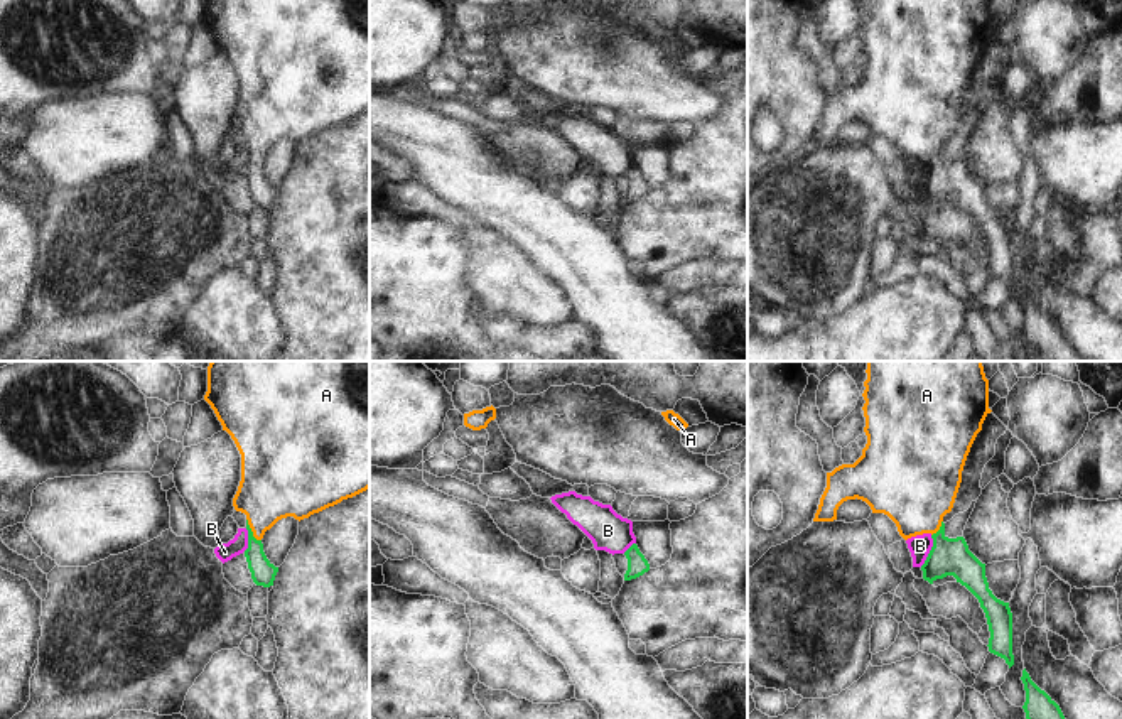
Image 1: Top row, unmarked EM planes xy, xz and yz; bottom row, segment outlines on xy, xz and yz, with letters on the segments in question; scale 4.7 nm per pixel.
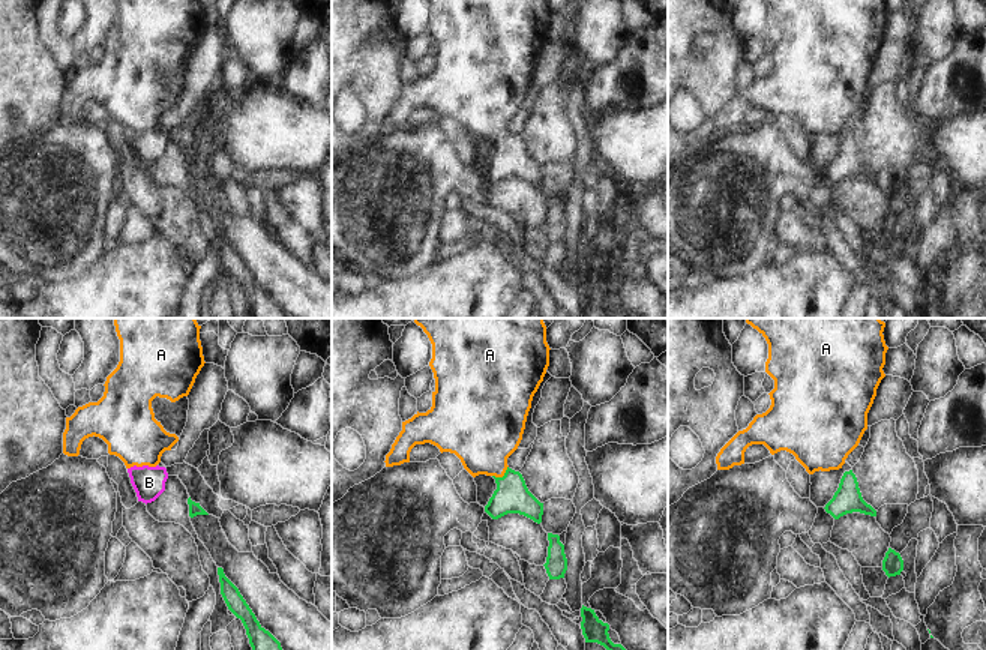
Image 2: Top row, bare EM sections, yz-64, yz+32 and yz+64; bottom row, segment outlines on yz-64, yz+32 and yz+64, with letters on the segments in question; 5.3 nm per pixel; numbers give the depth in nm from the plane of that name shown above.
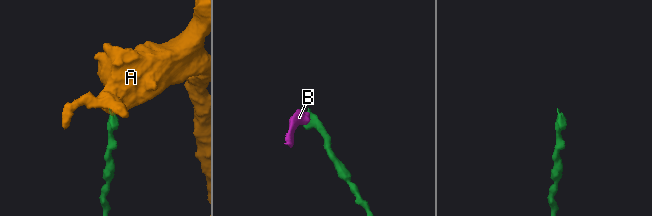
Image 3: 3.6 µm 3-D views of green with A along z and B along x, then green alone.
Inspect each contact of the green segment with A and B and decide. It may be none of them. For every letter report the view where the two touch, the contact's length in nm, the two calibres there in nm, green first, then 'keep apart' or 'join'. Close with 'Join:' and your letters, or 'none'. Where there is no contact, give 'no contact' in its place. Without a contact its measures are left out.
A: meets green in xy; contact 130 nm long; 120 nm thick on the green side, 320 nm on the other; join
B: meets green in yz; contact 160 nm long; 180 nm thick on the green side, 110 nm on the other; keep apart
Join: A

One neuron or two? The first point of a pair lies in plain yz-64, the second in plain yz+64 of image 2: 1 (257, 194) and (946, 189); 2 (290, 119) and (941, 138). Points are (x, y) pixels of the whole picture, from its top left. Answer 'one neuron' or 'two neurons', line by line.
1: two neurons
2: one neuron

